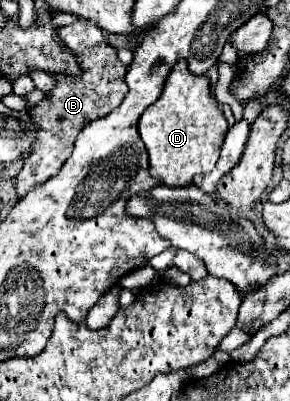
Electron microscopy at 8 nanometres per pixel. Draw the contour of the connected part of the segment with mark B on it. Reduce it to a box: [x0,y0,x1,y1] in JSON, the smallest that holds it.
[17,19,127,197]

